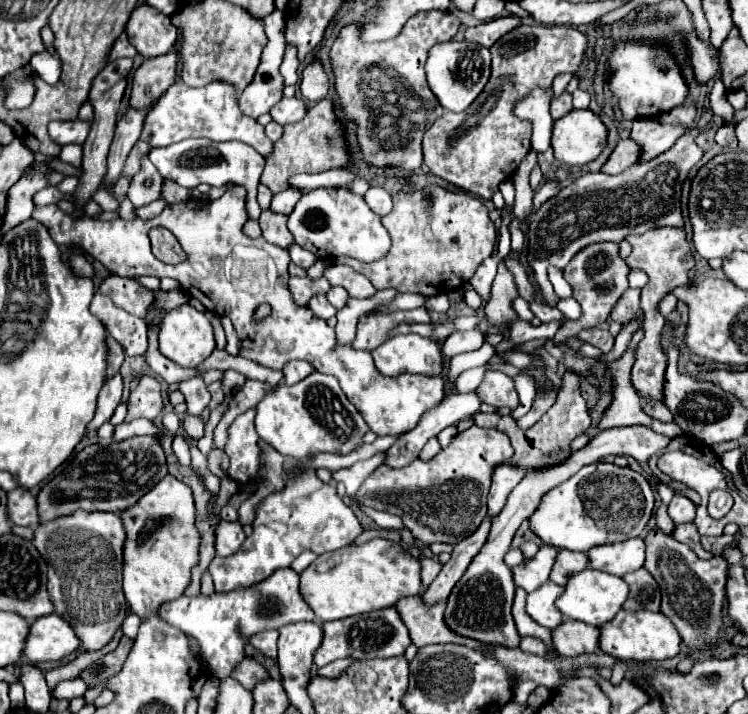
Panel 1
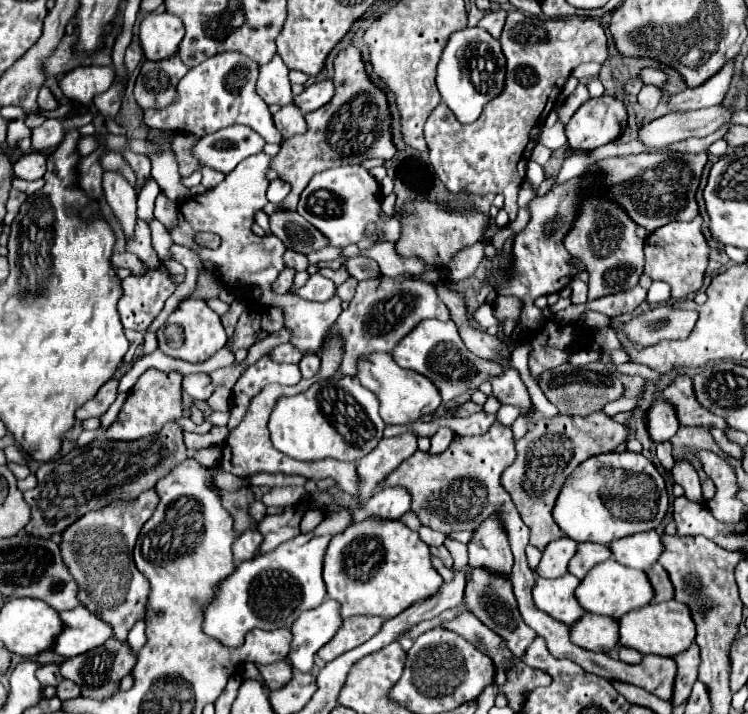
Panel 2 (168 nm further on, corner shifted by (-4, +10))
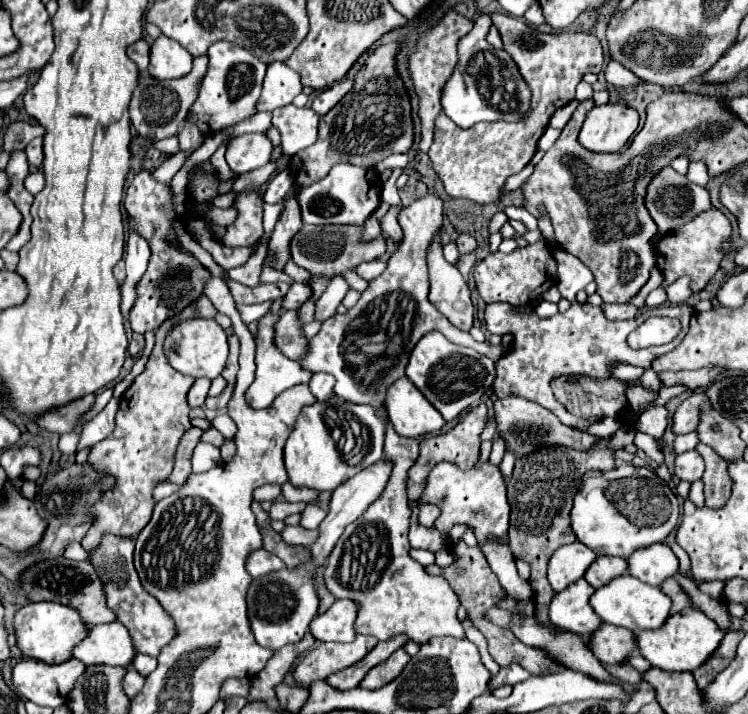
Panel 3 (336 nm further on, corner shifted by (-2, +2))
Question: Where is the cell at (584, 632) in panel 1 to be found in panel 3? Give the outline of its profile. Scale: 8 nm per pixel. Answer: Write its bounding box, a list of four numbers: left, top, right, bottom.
[588,624,636,664]

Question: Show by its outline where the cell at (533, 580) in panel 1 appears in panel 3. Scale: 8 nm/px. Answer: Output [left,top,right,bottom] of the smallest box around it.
[548,542,596,592]

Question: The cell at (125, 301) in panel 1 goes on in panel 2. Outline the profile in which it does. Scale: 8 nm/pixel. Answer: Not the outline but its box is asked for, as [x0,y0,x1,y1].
[112,252,144,274]

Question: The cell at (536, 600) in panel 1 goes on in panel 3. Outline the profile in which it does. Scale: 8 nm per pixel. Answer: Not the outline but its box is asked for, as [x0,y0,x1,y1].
[548,578,602,634]

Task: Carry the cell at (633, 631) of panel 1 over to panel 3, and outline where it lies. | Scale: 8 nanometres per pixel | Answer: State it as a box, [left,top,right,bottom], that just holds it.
[636,606,724,670]

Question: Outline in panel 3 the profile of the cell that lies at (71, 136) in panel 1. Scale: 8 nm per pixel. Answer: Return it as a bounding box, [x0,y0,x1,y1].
[26,138,44,168]

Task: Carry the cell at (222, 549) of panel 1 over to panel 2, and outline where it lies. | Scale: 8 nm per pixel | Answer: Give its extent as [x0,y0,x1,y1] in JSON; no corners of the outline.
[234,532,262,562]

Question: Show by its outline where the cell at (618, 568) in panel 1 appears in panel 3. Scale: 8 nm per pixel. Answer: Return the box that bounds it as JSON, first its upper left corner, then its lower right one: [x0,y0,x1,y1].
[626,544,678,586]

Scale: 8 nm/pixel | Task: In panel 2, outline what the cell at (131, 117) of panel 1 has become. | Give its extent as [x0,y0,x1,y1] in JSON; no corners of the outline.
[104,172,138,240]

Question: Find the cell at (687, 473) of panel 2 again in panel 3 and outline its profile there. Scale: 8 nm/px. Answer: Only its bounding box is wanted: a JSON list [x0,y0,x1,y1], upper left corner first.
[674,450,704,482]

